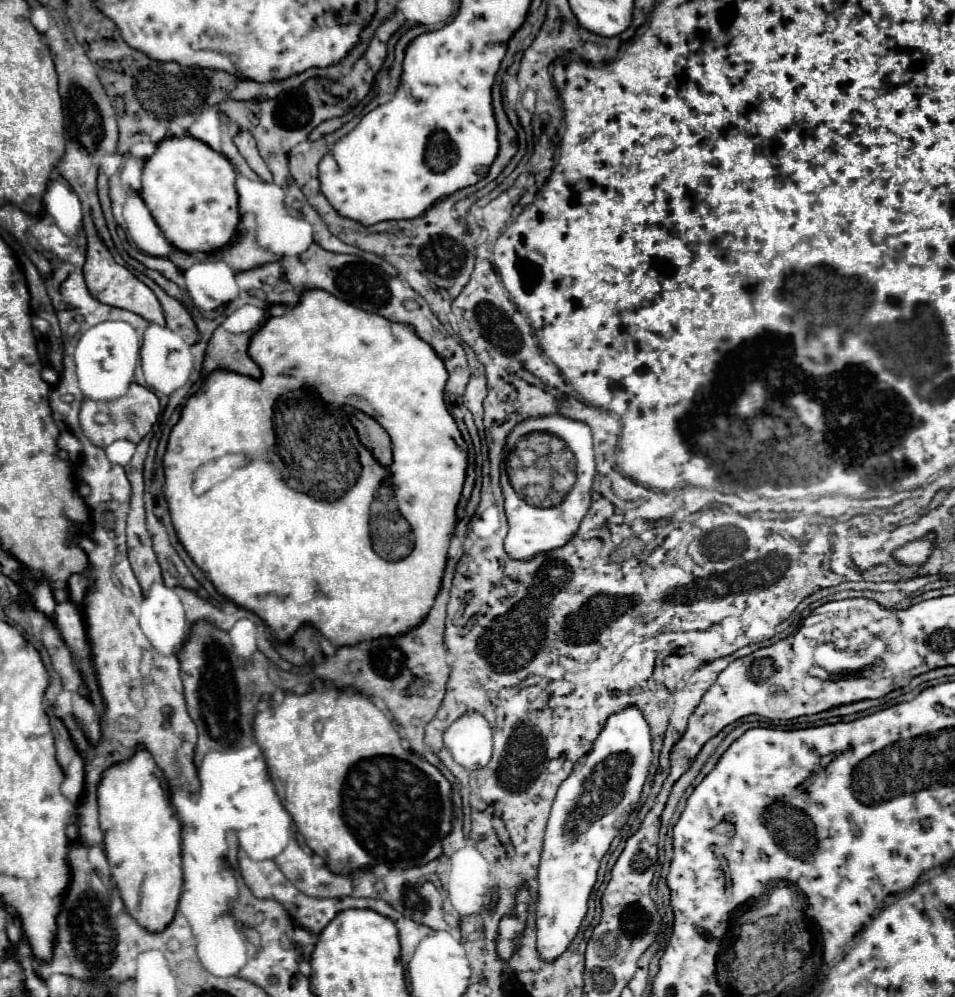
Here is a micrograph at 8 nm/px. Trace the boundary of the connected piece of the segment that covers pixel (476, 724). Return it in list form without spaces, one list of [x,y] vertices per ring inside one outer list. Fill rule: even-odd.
[[[467,711],[443,731],[443,743],[465,769],[485,767],[493,751],[493,729],[483,713]]]

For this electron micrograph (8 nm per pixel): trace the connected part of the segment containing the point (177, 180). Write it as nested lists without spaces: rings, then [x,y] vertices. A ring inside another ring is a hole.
[[[165,137],[157,143],[155,153],[145,159],[143,175],[141,175],[141,197],[147,203],[153,219],[159,229],[167,237],[171,245],[185,253],[211,253],[223,245],[227,245],[239,223],[239,207],[237,207],[237,191],[235,191],[235,169],[231,163],[199,139],[185,137]]]

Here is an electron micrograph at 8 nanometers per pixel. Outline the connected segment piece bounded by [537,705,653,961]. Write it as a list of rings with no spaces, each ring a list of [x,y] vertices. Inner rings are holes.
[[[629,705],[607,717],[593,749],[575,763],[553,801],[539,865],[537,949],[545,961],[557,959],[587,915],[587,899],[611,841],[641,799],[651,765],[651,731],[643,711]]]

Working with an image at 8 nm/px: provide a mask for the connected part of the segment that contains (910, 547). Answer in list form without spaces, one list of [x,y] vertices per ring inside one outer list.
[[[927,535],[927,537],[923,537],[923,539],[911,541],[911,543],[907,543],[905,547],[897,549],[897,551],[895,551],[895,557],[897,557],[901,563],[905,563],[905,565],[919,565],[919,563],[927,561],[927,557],[931,555],[933,543],[935,543],[935,537],[933,537],[933,535]]]

